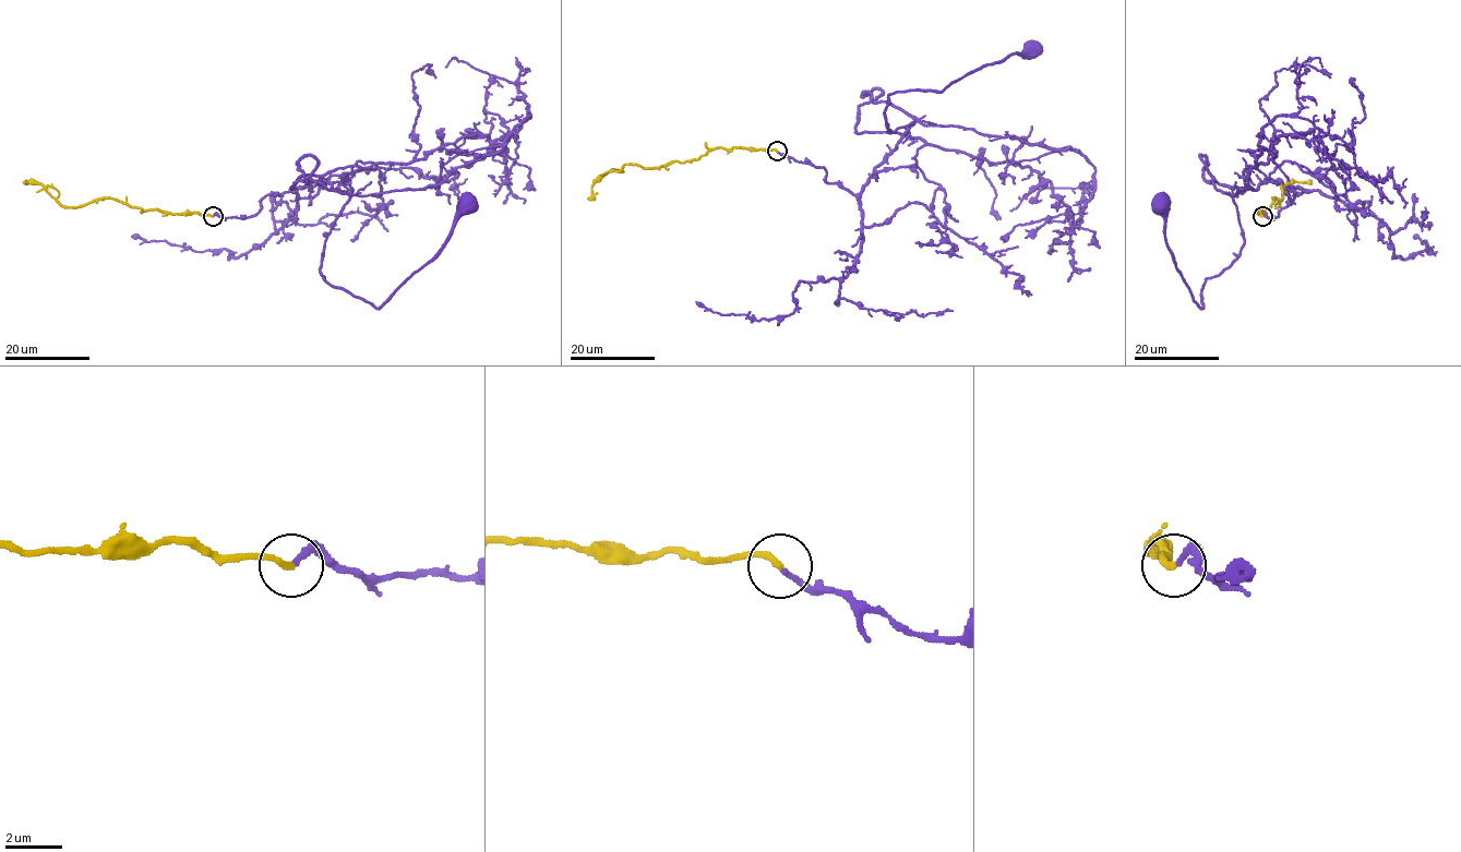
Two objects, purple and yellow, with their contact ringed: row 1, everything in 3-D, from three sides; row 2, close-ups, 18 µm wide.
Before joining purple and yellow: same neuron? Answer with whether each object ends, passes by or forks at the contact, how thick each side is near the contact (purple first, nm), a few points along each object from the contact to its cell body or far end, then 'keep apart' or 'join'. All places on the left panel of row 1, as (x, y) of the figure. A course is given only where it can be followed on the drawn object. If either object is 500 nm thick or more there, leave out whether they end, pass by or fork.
purple ends there; yellow ends there; 200 nm thick on the purple side, 240 nm on the other; purple runs (213, 216), (249, 218), (266, 195), (328, 181), (349, 201), (320, 272), (380, 308), (434, 255), (464, 208); yellow runs (213, 216), (145, 211), (110, 198), (76, 207), (61, 206), (45, 188), (22, 181); join

